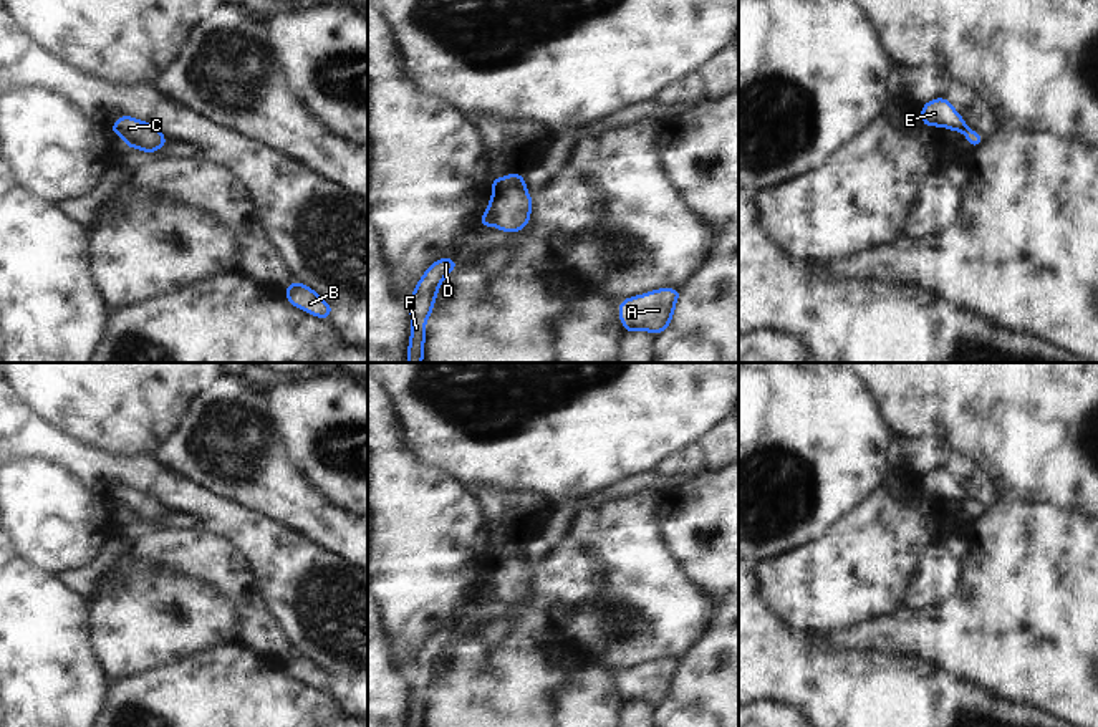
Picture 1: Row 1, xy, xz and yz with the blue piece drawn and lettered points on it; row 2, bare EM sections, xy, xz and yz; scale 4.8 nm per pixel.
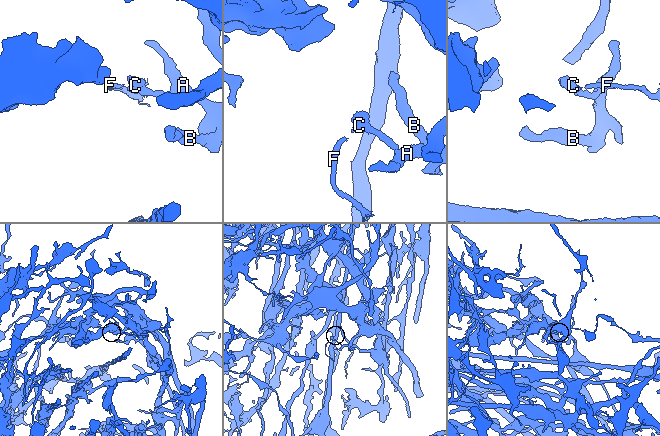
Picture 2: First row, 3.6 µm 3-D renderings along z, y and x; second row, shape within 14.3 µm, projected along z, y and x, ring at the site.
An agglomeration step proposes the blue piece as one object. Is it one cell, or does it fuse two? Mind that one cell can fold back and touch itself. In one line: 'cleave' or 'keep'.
cleave

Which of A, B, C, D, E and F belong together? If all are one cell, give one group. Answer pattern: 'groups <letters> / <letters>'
groups A B C E / D F

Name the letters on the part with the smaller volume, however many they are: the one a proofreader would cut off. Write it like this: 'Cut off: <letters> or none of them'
Cut off: D, F

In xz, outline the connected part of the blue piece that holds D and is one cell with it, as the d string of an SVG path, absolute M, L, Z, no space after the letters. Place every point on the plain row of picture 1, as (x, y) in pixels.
M444 626L422 644L421 651L412 661L409 669L411 709L407 727L424 727L426 691L432 686L436 676L434 671L439 664L441 652L459 638L460 633L450 631Z

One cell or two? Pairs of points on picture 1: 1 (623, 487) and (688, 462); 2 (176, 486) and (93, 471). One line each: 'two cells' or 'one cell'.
1: two cells
2: one cell

